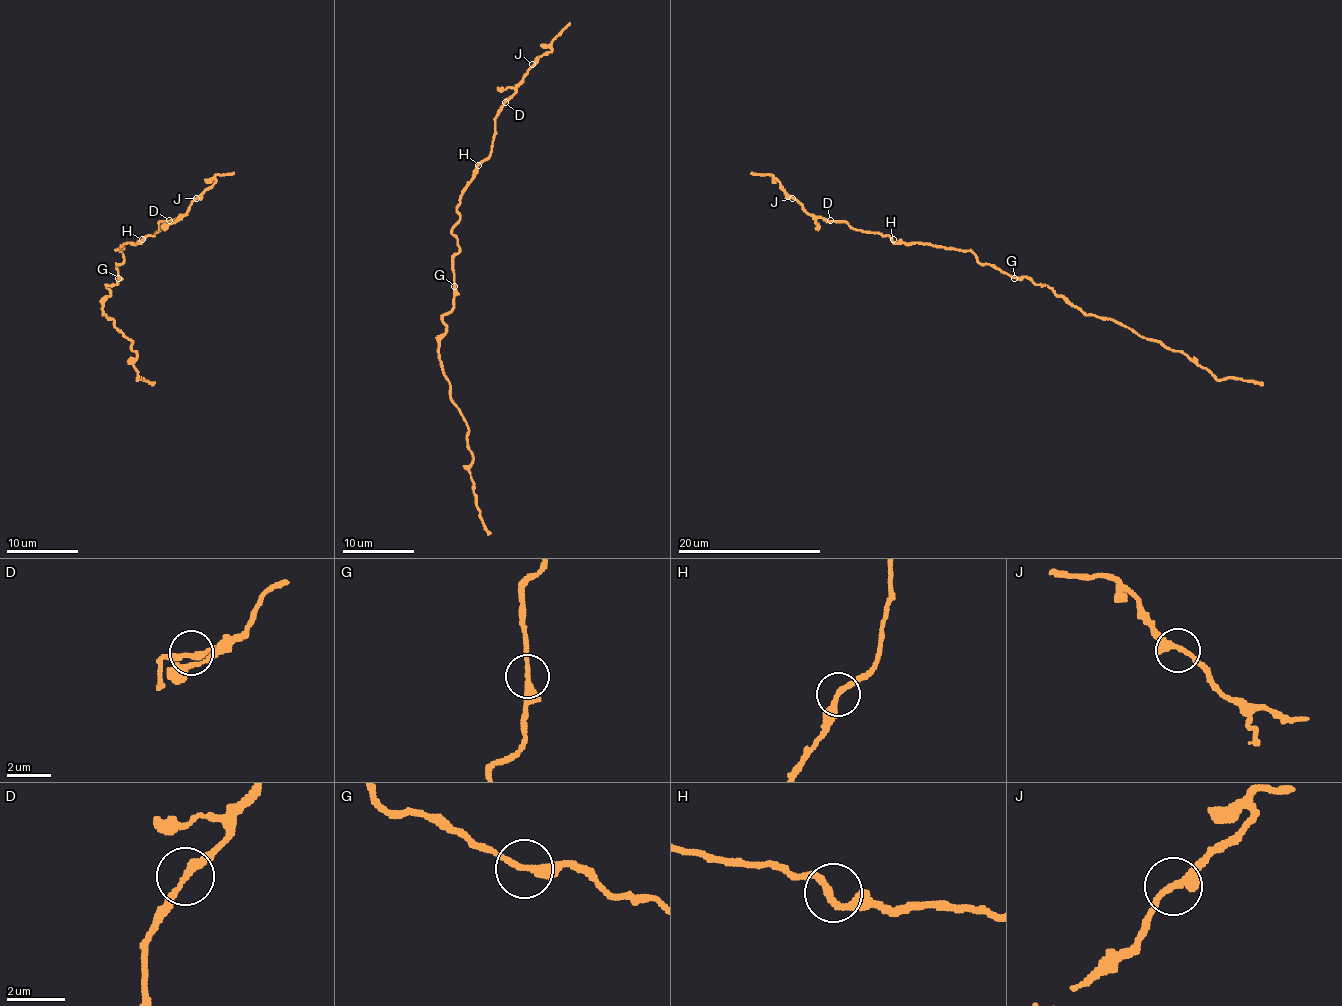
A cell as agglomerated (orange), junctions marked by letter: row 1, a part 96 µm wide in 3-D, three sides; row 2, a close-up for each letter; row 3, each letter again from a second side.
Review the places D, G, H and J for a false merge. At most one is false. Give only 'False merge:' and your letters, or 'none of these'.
False merge: G

